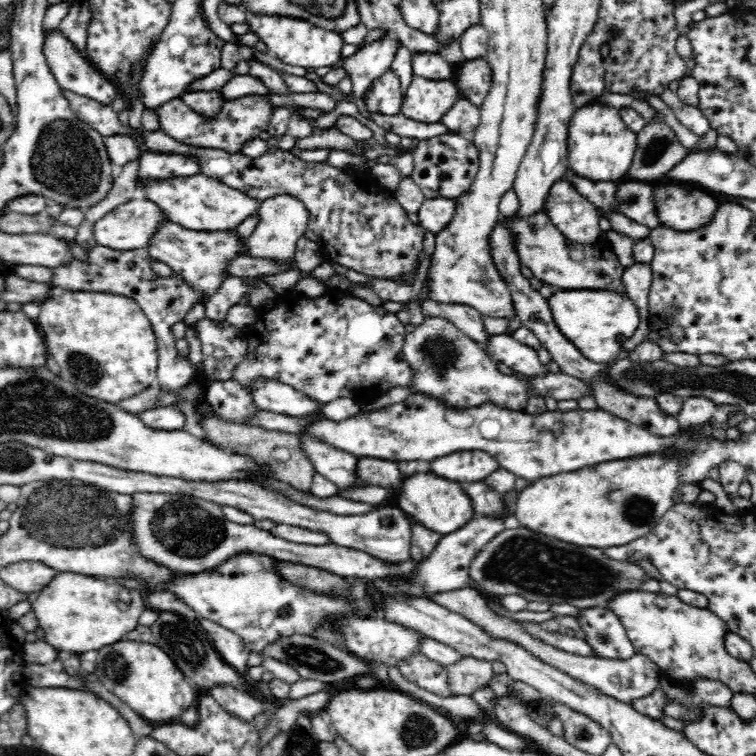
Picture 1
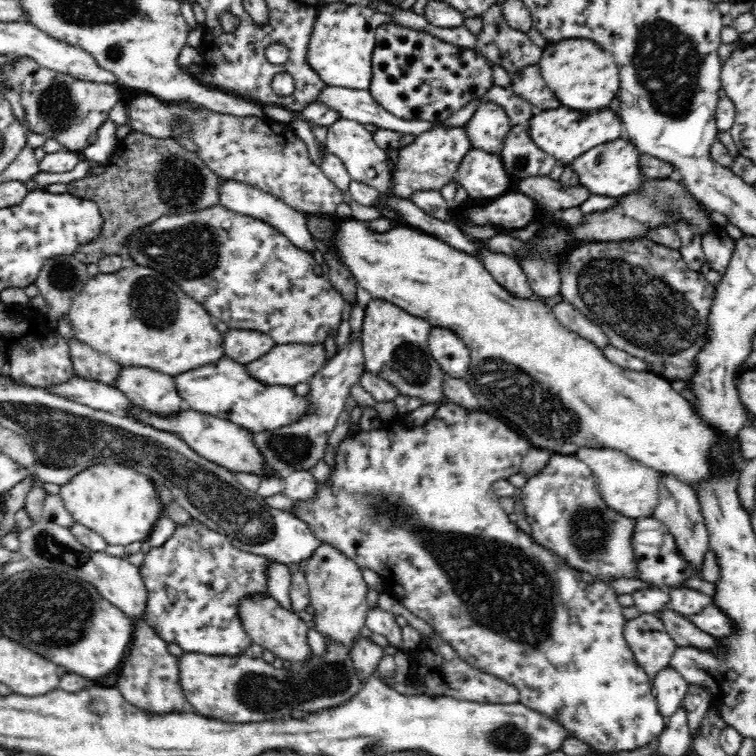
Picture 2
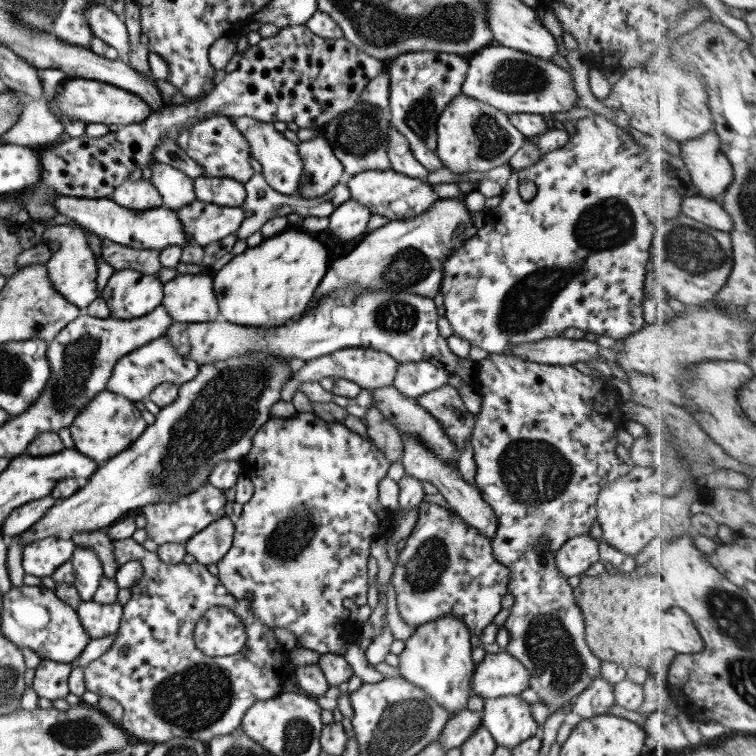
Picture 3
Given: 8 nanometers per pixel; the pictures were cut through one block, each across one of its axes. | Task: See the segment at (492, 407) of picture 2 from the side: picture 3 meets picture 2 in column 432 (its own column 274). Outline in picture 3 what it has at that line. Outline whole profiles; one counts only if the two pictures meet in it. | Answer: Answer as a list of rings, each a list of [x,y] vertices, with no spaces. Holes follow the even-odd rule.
[[[293,227],[272,235],[269,240],[263,240],[253,250],[247,248],[241,254],[231,258],[217,272],[210,273],[220,318],[231,324],[263,328],[278,327],[298,318],[305,310],[305,306],[309,304],[309,300],[313,298],[313,290],[317,288],[319,280],[327,272],[330,261],[330,256],[315,235]]]

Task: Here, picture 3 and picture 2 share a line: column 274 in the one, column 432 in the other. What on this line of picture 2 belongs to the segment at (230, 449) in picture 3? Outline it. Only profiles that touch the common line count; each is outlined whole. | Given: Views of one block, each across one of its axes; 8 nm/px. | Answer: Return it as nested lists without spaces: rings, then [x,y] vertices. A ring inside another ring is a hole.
[[[372,298],[364,309],[361,341],[365,367],[398,388],[400,395],[417,396],[425,404],[442,404],[450,400],[442,393],[446,374],[431,356],[428,337],[431,325],[391,302]]]

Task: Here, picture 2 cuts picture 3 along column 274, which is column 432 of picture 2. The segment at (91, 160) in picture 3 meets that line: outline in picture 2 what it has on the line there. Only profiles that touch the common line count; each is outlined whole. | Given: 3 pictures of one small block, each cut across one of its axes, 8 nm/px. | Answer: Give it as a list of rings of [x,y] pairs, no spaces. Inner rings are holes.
[[[384,23],[375,35],[377,46],[372,57],[372,78],[368,92],[387,112],[403,120],[445,122],[473,100],[481,99],[494,86],[491,63],[480,52],[448,44],[426,32],[402,24]]]

